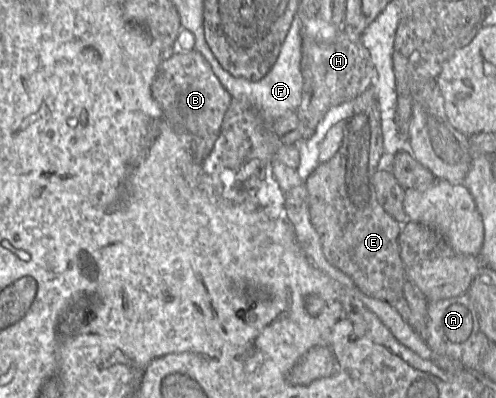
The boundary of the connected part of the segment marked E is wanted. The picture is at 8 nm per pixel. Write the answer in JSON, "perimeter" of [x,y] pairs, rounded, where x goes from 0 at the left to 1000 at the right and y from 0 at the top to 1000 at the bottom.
{"perimeter":[[[748,219],[714,249],[710,286],[688,304],[694,304],[692,347],[681,379],[667,399],[645,410],[617,457],[629,565],[645,595],[655,651],[700,688],[734,739],[782,759],[857,857],[865,759],[819,693],[802,611],[810,565],[772,525],[758,495],[752,445],[774,367],[764,266]]]}

